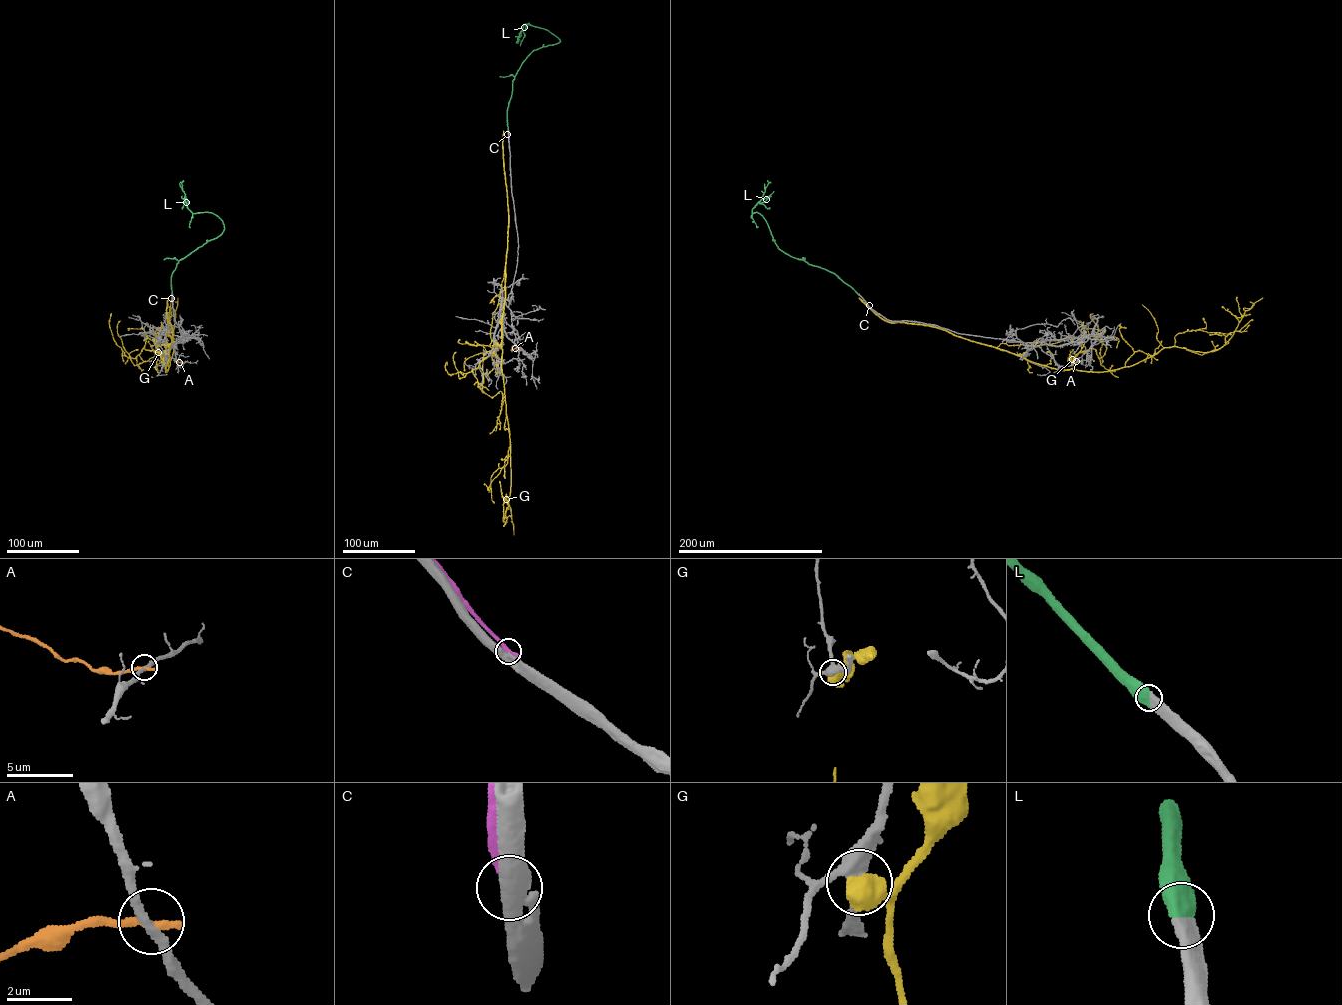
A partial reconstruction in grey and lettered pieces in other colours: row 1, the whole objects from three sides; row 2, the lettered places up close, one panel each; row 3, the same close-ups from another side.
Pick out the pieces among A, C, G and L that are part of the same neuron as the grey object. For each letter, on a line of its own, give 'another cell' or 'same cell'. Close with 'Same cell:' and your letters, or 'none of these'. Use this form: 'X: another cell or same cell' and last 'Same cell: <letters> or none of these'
A: another cell
C: another cell
G: another cell
L: same cell
Same cell: L

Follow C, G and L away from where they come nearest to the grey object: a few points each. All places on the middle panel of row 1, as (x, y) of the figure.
C: (508, 143), (507, 131)
G: (481, 384), (483, 356), (486, 352), (493, 353), (501, 341), (508, 223), (503, 131)
L: (508, 131), (512, 81), (522, 63), (534, 50), (560, 41), (548, 30), (527, 24), (519, 39)

